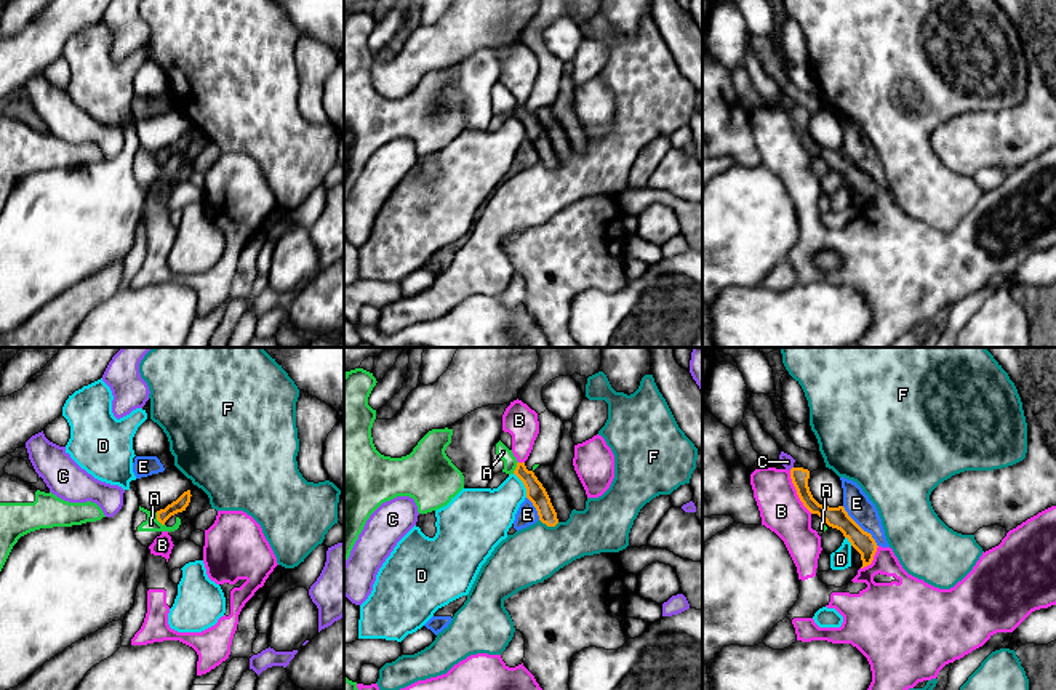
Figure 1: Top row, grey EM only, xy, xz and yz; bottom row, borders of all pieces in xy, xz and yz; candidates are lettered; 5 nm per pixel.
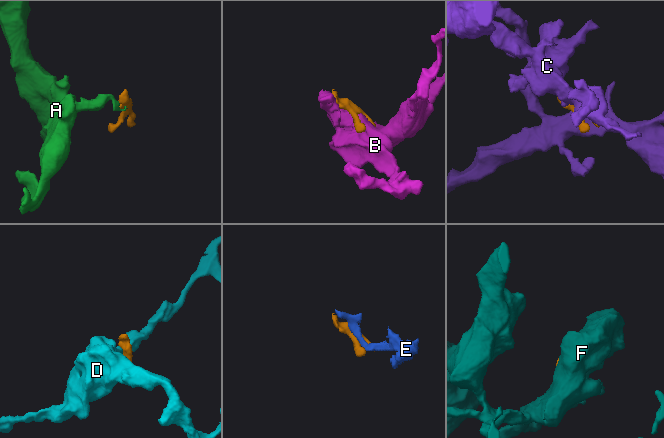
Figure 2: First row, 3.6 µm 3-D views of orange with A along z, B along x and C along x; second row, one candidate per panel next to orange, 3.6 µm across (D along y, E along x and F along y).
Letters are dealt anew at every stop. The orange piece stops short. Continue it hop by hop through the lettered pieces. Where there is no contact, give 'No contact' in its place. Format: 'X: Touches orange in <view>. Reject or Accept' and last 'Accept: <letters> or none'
A: Touches orange in xy. Reject
B: Touches orange in yz. Reject
C: No contact. Reject
D: Touches orange in xz. Reject
E: Touches orange in yz. Reject
F: Touches orange in xz. Reject
Accept: none

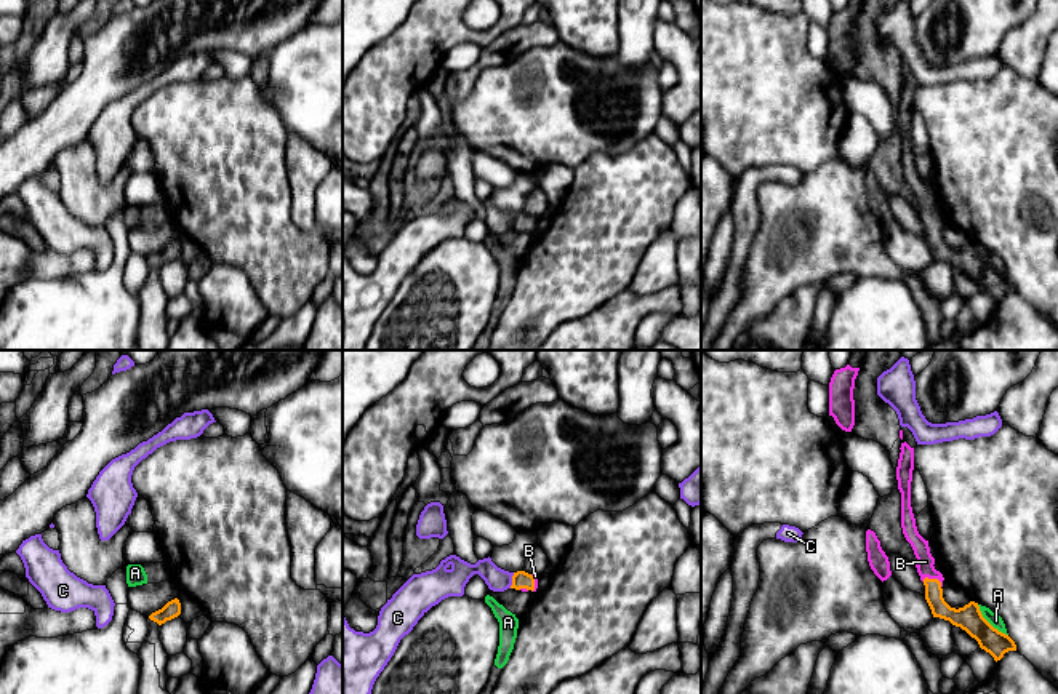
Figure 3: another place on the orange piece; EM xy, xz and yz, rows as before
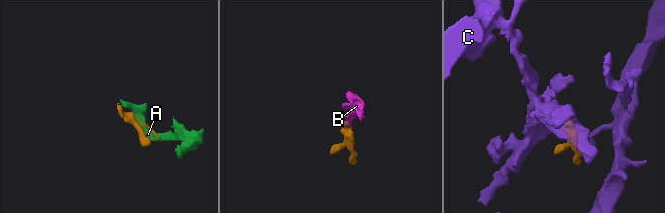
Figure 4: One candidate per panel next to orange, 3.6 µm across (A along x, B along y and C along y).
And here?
A: Touches orange in yz. Reject
B: Touches orange in yz. Accept
C: Touches orange in xz. Reject
Accept: B

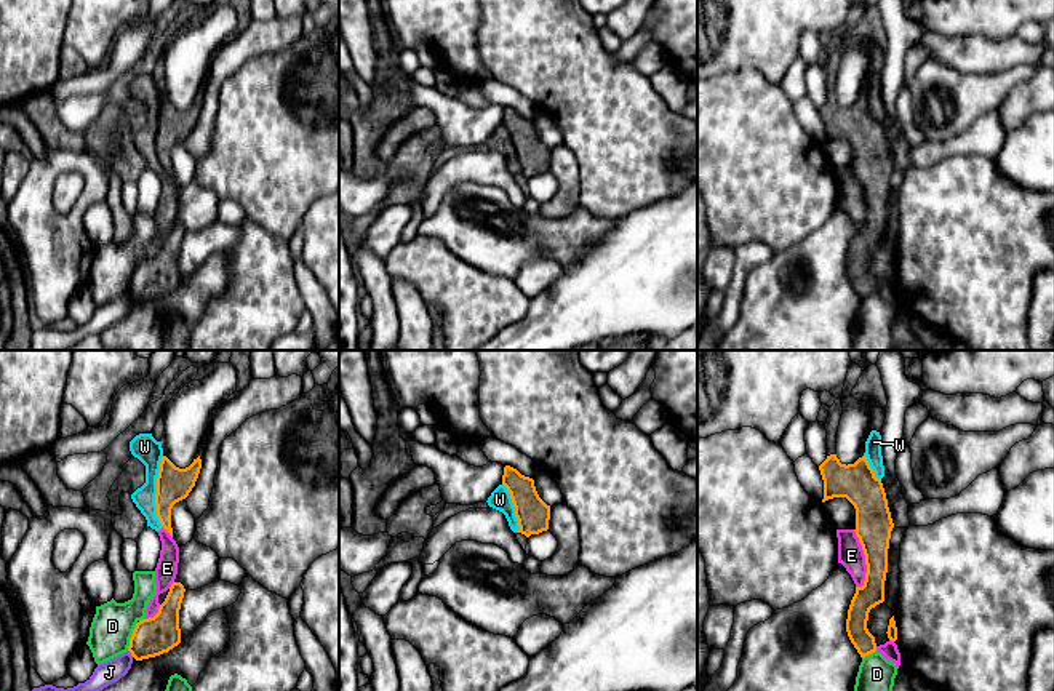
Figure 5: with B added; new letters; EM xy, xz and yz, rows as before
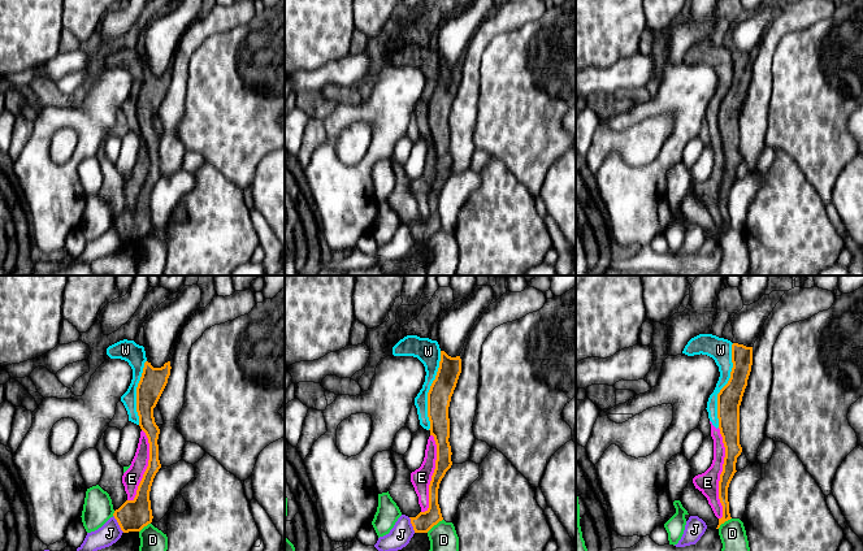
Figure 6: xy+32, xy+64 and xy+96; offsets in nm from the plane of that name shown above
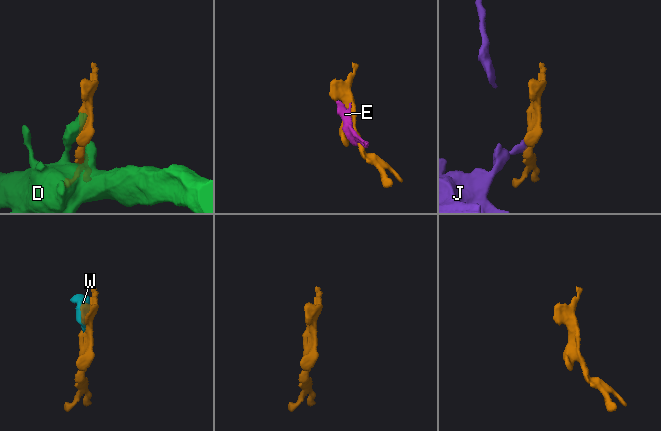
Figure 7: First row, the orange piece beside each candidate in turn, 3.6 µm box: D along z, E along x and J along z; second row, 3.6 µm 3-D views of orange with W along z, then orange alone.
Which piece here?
D: Touches orange in xy. Reject
E: Touches orange in yz. Reject
J: Touches orange in xy. Reject
W: Touches orange in xy. Reject
Accept: none

